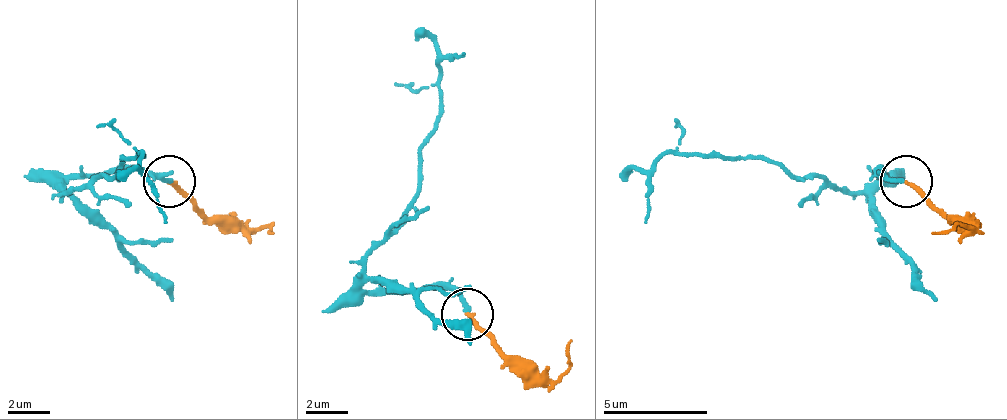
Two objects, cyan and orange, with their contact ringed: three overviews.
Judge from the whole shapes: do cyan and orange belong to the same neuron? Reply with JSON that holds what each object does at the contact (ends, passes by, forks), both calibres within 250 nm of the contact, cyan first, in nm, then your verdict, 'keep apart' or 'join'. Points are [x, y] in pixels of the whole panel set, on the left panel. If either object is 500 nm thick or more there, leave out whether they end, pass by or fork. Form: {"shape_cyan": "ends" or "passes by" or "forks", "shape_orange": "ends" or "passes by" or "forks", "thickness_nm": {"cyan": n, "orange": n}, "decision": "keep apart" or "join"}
{"shape_cyan": "passes by", "shape_orange": "ends", "thickness_nm": {"cyan": 160, "orange": 220}, "decision": "join"}

